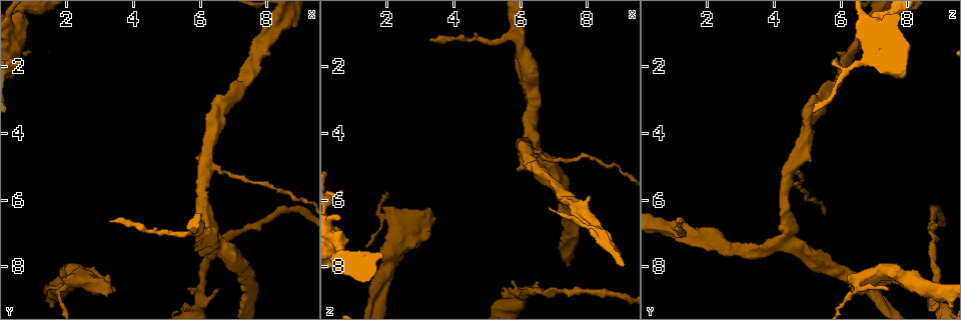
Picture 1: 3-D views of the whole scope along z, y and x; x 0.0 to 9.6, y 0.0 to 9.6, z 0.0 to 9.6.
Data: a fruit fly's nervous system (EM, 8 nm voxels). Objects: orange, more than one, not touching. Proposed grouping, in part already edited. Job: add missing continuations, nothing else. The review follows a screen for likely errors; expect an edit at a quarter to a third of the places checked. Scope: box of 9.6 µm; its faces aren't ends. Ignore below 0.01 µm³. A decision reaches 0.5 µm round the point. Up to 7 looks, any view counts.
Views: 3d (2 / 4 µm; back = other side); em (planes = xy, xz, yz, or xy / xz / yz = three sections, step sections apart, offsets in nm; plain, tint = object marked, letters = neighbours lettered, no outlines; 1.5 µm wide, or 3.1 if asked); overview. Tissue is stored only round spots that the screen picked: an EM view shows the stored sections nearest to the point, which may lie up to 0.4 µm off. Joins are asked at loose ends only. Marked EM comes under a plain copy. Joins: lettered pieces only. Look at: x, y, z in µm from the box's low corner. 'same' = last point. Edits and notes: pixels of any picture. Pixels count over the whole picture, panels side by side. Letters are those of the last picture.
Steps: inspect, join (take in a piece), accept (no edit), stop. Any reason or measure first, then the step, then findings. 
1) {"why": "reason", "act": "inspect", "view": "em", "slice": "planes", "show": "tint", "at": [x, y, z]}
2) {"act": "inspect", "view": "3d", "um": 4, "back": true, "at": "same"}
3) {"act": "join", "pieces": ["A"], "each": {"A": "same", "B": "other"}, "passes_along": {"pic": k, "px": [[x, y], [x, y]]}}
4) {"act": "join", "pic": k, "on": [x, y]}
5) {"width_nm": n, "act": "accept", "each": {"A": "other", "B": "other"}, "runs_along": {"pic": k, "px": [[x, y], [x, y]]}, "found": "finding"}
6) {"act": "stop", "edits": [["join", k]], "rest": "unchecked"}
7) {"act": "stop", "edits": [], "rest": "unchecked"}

{"why": "tapers out", "act": "inspect", "view": "em", "slice": "planes", "show": "letters", "at": [3.25, 6.65, 1.20]}

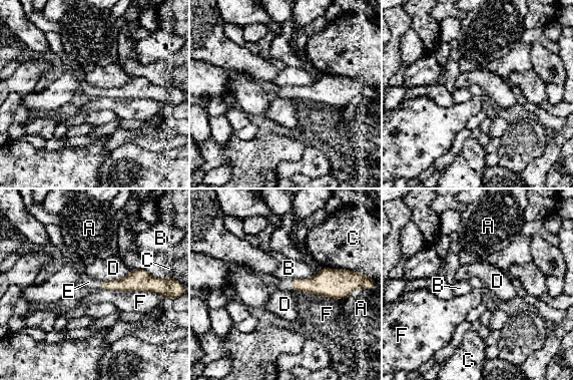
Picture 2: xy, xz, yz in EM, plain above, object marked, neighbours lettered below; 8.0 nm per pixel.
{"longest_contact_nm": ["F", 500], "act": "join", "pieces": ["E"], "each": {"A": "other", "B": "other", "C": "other", "D": "other", "E": "same", "F": "other"}, "passes_along": {"pic": 2, "px": [[323, 284], [292, 285], [284, 284]]}, "found": "it goes on there"}

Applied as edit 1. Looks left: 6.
{"why": "free end", "act": "inspect", "view": "3d", "um": 4, "at": [0.70, 1.80, 5.75]}

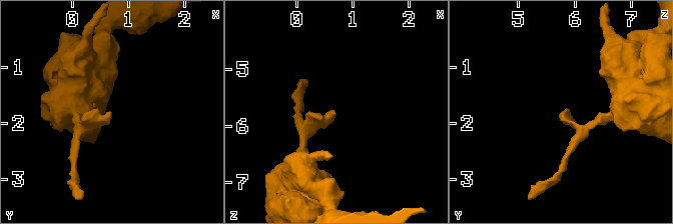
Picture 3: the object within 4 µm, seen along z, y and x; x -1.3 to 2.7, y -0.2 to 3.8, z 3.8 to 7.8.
{"act": "inspect", "view": "em", "slice": "planes", "show": "letters", "at": [0.70, 1.80, 5.80]}

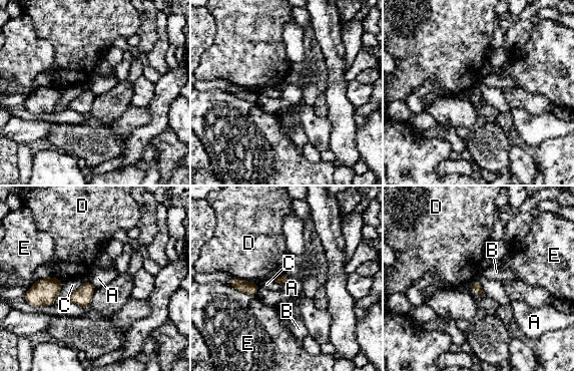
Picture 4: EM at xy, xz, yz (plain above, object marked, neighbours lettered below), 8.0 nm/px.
{"act": "accept", "each": {"A": "other", "B": "other", "C": "other", "D": "other", "E": "other"}, "border": {"pic": 4, "px": [[476, 279], [485, 294]]}, "found": "no lettered piece goes on from it"}

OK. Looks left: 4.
{"act": "stop", "edits": [["join", 2]], "rest": "unchecked"}

